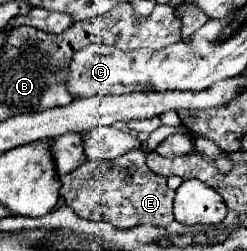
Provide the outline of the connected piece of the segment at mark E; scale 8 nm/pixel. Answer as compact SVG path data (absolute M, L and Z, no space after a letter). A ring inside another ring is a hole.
M132 150L112 162L86 162L74 172L60 176L60 194L66 204L80 216L92 218L94 222L108 222L120 230L134 228L140 224L152 224L166 228L172 220L174 192L166 186L166 176L154 174L146 162L142 150Z

